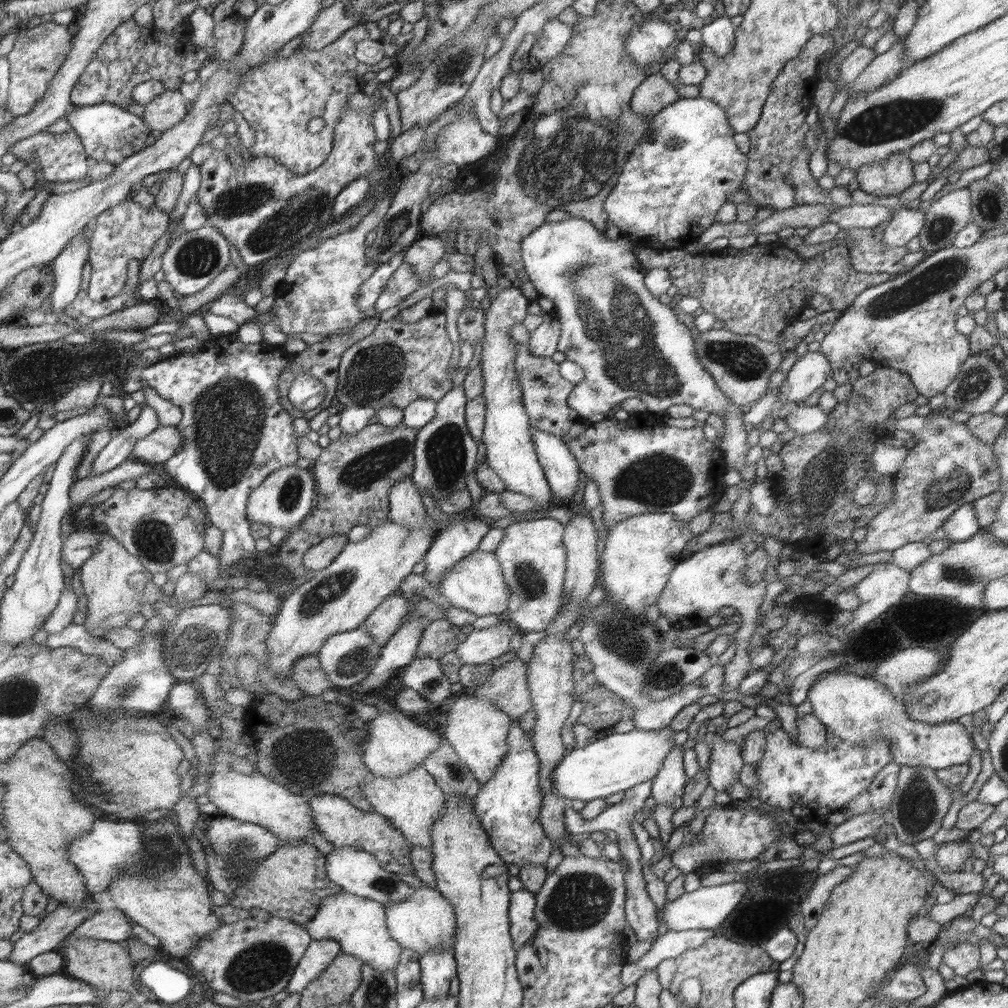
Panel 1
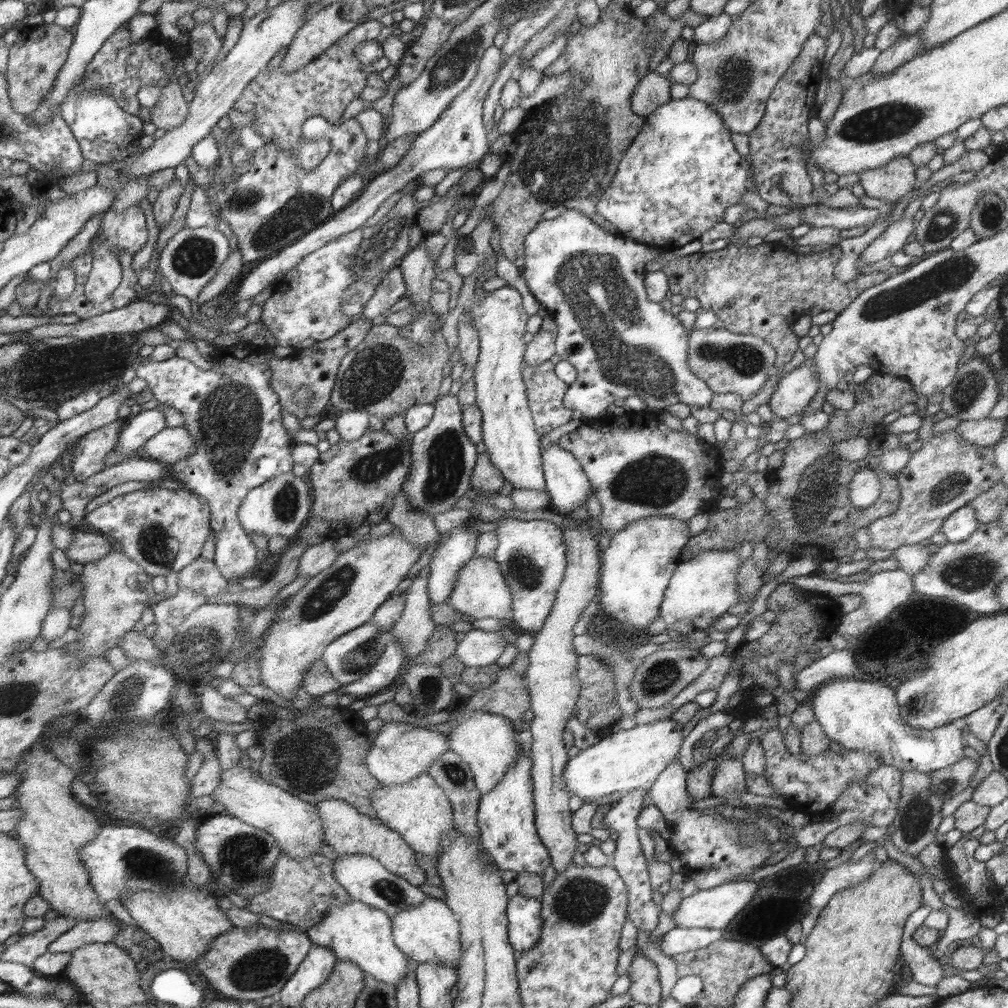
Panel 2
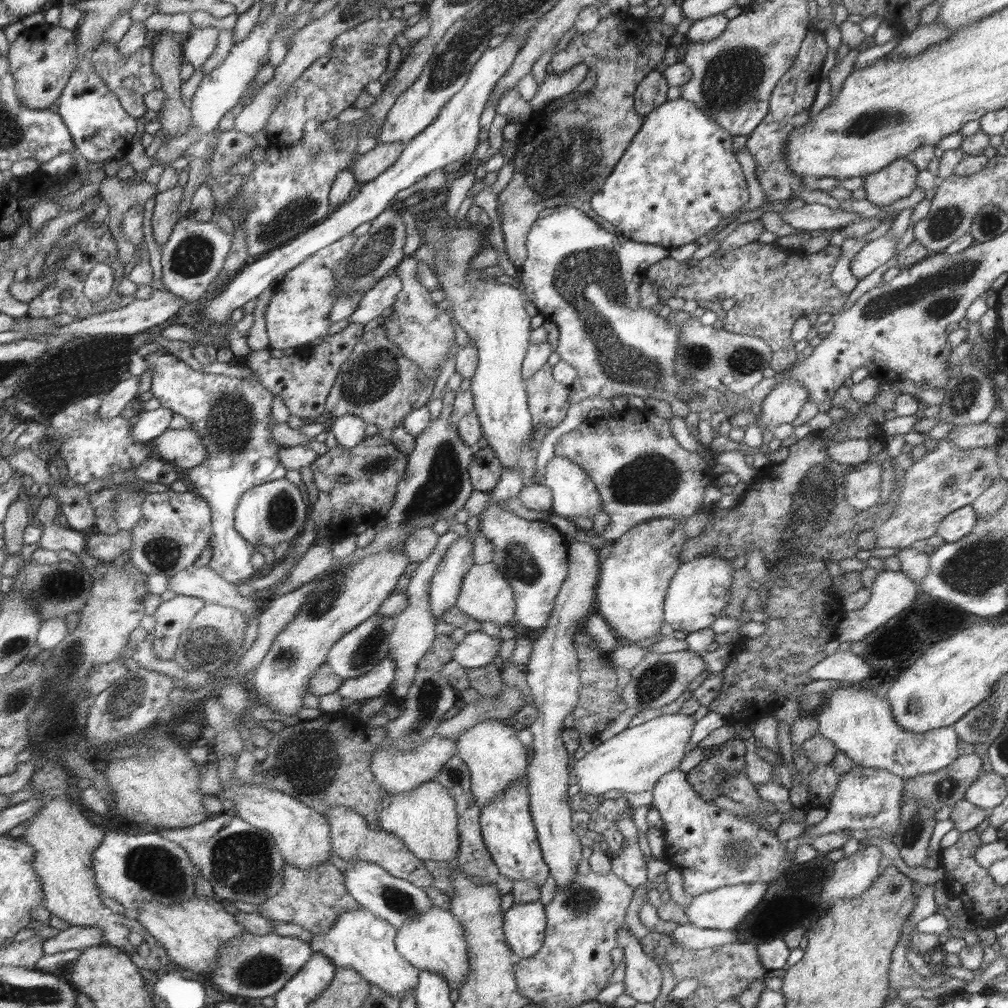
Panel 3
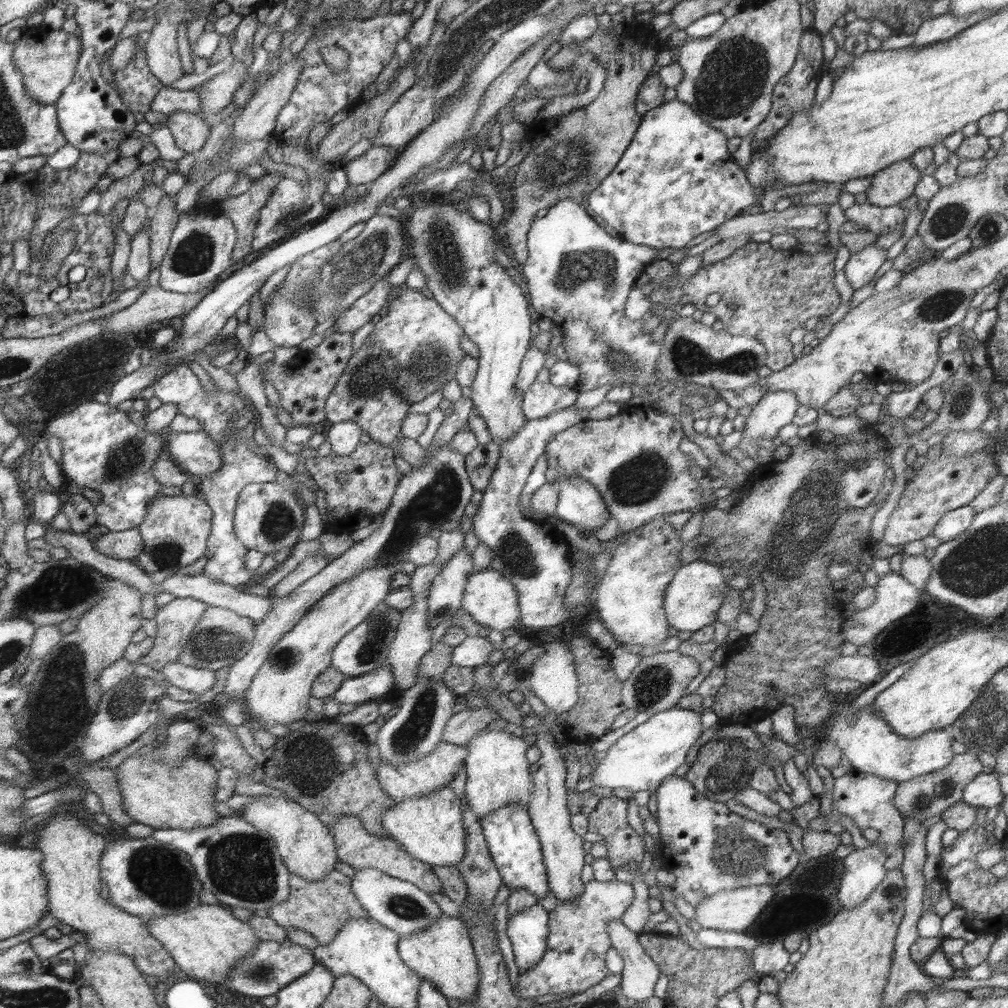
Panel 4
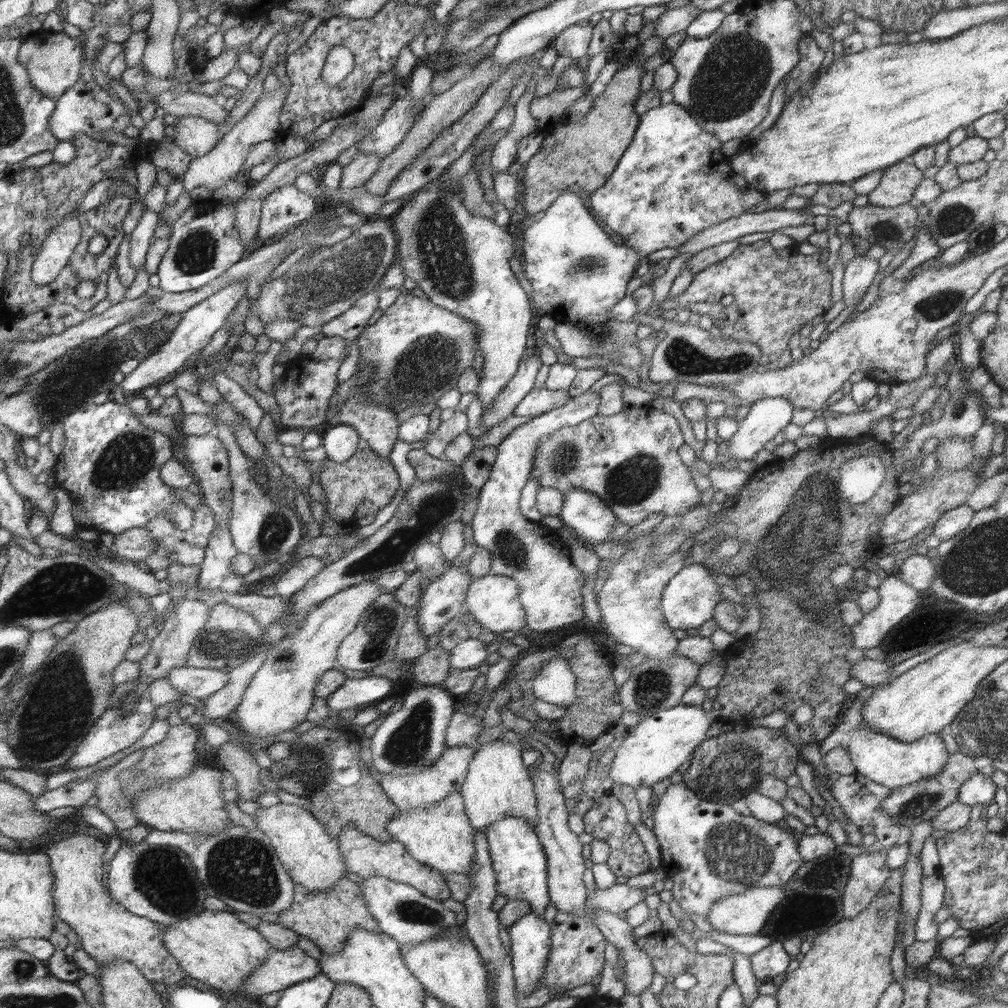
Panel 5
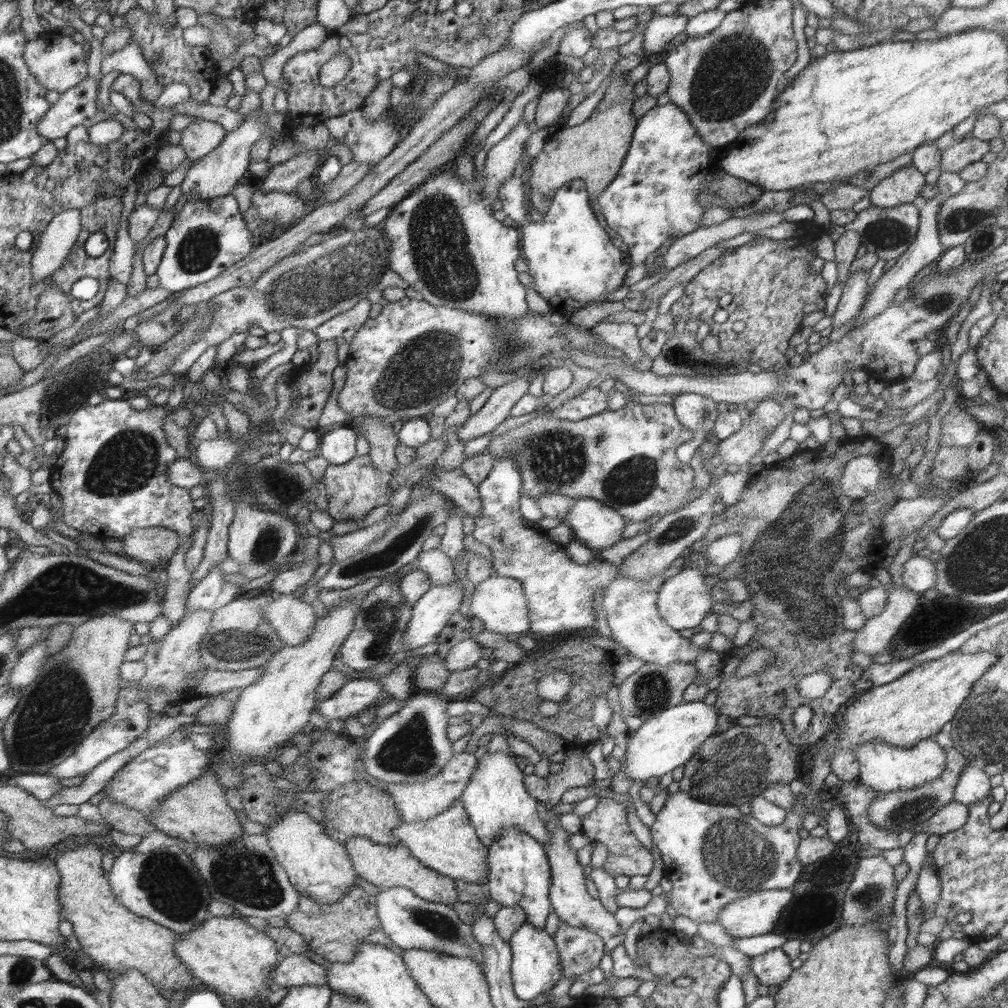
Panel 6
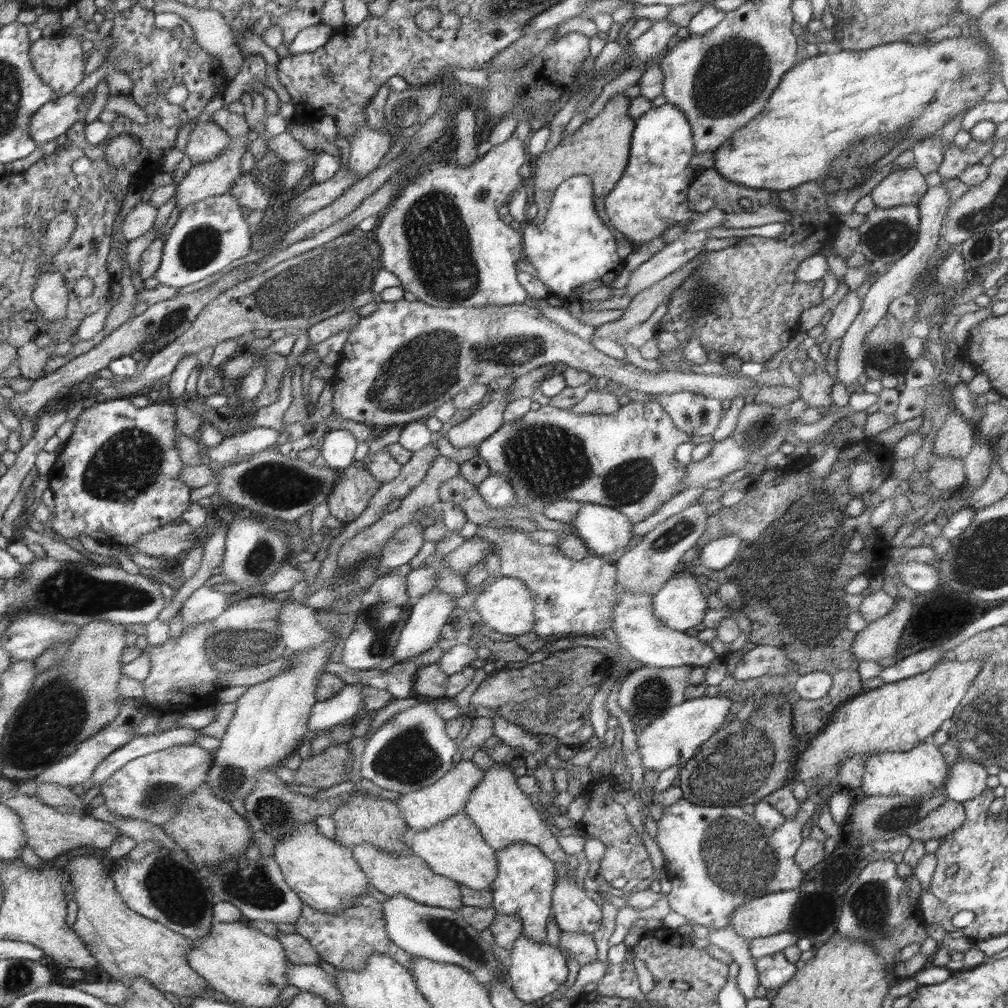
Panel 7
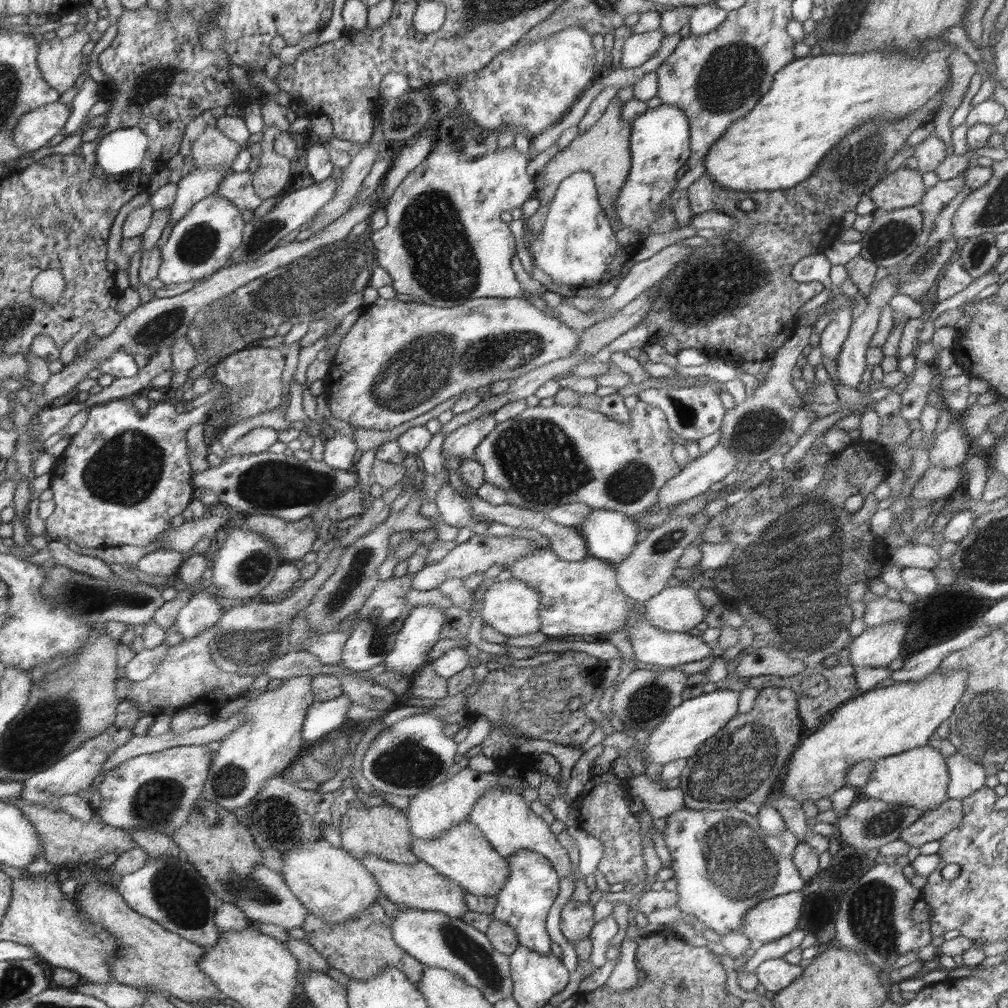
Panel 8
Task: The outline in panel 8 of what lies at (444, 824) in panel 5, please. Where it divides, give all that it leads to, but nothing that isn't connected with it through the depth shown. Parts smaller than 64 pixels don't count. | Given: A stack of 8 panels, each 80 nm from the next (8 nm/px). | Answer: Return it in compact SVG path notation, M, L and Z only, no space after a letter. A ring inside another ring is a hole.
M469 820L453 826L434 840L414 837L412 849L419 860L426 862L436 873L455 881L472 895L496 897L510 875L506 859L498 854L483 832Z

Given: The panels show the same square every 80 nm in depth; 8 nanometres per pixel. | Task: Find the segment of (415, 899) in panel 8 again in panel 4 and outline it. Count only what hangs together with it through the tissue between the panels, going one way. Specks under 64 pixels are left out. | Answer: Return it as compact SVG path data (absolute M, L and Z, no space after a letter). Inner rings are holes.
M345 814L341 816L332 826L333 835L337 843L337 855L340 861L350 865L355 871L376 869L384 871L386 875L393 878L410 882L418 889L426 893L442 893L442 884L438 876L432 872L432 867L414 859L409 851L406 851L397 839L387 836L370 834L364 827L360 818Z

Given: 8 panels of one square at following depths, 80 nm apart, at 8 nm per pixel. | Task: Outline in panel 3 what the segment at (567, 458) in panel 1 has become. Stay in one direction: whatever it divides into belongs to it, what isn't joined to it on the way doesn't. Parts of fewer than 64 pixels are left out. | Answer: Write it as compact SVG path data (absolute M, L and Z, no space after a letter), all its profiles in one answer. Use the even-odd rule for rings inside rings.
M554 456L544 472L542 484L553 494L550 513L574 522L578 517L592 518L603 510L600 493L582 468L564 457Z

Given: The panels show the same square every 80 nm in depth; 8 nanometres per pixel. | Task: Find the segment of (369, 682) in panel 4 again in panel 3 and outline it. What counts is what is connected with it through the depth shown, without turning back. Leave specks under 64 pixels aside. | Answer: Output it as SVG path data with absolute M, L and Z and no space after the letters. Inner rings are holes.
M388 654L382 659L381 665L372 672L356 678L343 679L337 691L342 698L350 698L357 704L365 702L368 698L384 697L391 692L396 672L397 664Z

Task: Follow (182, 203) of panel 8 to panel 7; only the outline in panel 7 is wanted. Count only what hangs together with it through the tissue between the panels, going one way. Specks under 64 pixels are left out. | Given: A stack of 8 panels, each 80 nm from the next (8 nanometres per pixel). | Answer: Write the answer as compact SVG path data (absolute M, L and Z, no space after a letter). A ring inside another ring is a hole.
M249 130L240 138L231 138L232 144L216 159L191 166L176 188L175 196L180 212L188 204L209 196L228 194L232 190L234 182L244 173L240 169L242 154L254 137L254 132Z

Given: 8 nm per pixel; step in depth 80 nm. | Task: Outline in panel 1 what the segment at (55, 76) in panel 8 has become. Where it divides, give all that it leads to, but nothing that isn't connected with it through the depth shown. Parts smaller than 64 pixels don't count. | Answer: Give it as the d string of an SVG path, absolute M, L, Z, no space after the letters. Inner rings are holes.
M43 22L34 28L19 29L13 50L7 55L10 70L9 95L6 109L14 116L28 114L44 96L55 72L67 58L64 51L70 45L70 27L55 22Z

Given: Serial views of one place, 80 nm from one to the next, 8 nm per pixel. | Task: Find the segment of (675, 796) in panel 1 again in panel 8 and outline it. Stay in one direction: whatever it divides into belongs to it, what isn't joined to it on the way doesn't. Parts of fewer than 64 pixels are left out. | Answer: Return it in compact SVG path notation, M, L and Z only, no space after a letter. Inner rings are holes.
M683 806L665 820L666 830L662 834L677 881L674 894L678 894L678 903L674 907L718 935L741 933L744 915L756 904L804 889L806 883L792 859L800 842L789 830L782 836L770 836L761 829L755 816L735 806L708 810Z

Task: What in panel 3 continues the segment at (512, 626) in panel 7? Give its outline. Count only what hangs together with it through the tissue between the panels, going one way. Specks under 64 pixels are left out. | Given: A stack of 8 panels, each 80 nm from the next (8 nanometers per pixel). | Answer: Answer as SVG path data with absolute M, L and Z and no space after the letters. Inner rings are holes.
M492 562L474 564L464 575L456 603L465 615L471 616L478 622L493 622L500 627L510 625L515 620L515 594L504 575Z

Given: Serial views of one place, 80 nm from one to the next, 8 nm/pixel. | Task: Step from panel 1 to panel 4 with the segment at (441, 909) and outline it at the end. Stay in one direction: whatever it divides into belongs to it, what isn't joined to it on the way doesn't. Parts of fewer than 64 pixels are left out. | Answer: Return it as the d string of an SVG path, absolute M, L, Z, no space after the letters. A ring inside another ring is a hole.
M445 914L430 927L402 938L398 941L397 950L404 961L421 975L422 980L431 982L448 1001L458 1000L462 1005L466 1001L472 1001L478 993L479 966L468 927L462 920Z

